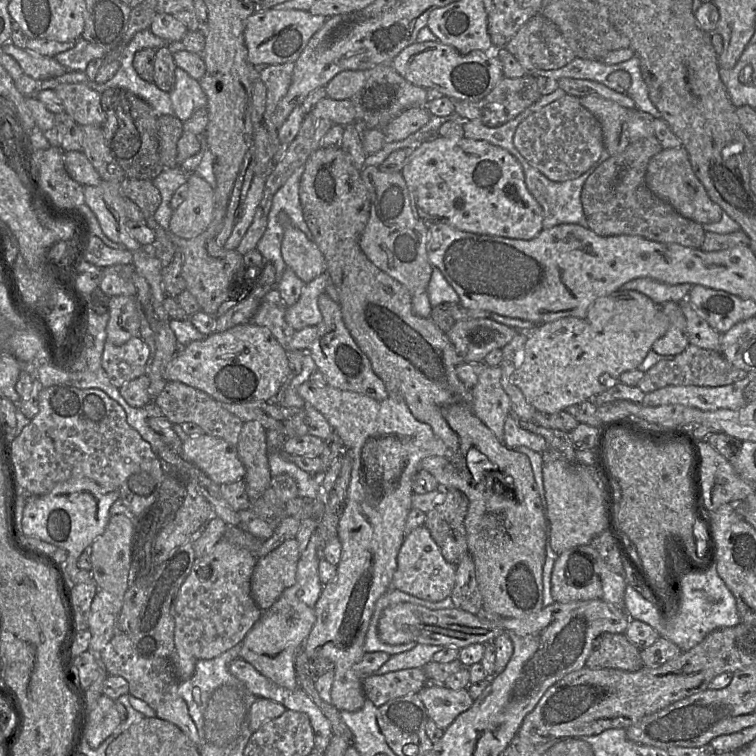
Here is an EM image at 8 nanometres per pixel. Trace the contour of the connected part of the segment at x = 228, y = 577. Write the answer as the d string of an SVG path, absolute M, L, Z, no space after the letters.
M221 539L212 550L196 558L192 570L182 584L175 605L175 651L185 658L213 659L242 642L262 615L262 610L251 596L250 580L258 558Z

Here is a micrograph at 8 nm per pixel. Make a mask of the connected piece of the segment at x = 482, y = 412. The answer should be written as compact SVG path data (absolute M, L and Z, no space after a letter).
M480 365L478 381L471 389L472 412L504 442L505 421L511 414L511 401L501 384L501 366Z

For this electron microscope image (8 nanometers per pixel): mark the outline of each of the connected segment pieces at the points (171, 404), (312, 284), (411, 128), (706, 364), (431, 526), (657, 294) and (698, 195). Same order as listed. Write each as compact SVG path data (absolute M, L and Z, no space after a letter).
M169 381L154 401L163 411L164 417L173 425L195 423L205 434L222 438L233 446L238 446L240 433L244 422L226 410L221 402L216 401L201 390L188 386L182 382Z
M325 272L306 283L298 301L287 307L285 320L295 331L305 327L317 327L322 322L323 316L318 307L318 297L325 293L329 281L331 281L330 276Z
M412 107L401 112L386 127L386 143L401 141L418 131L431 119L426 107Z
M689 344L686 349L677 354L673 360L662 360L645 372L638 387L649 393L666 386L705 386L717 387L732 384L744 379L748 373L732 365L719 350L704 349Z
M446 489L435 506L426 513L424 526L430 531L446 561L455 565L468 553L464 526L468 504L469 500L463 492Z
M636 278L621 286L621 290L633 290L648 296L656 304L662 305L667 301L679 303L687 298L691 284L666 284L652 278Z
M679 148L662 149L648 163L646 185L658 198L671 205L684 218L690 219L701 225L717 223L722 217L722 208L715 203L703 184L696 177L686 149Z

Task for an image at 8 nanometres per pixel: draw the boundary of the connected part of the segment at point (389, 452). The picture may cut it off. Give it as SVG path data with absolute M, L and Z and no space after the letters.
M310 380L299 386L298 394L327 419L333 431L341 437L345 449L351 452L353 459L346 505L338 523L342 553L337 564L337 574L332 581L323 585L314 606L316 621L304 641L304 651L310 658L323 657L334 663L332 705L339 711L355 712L363 707L366 696L362 686L364 676L354 670L354 665L360 662L365 654L365 636L375 603L392 587L398 552L406 537L406 519L412 509L413 478L419 471L423 458L451 457L451 450L434 434L430 425L414 417L402 396L388 395L386 399L378 401L364 394L340 390L330 385L318 386Z

